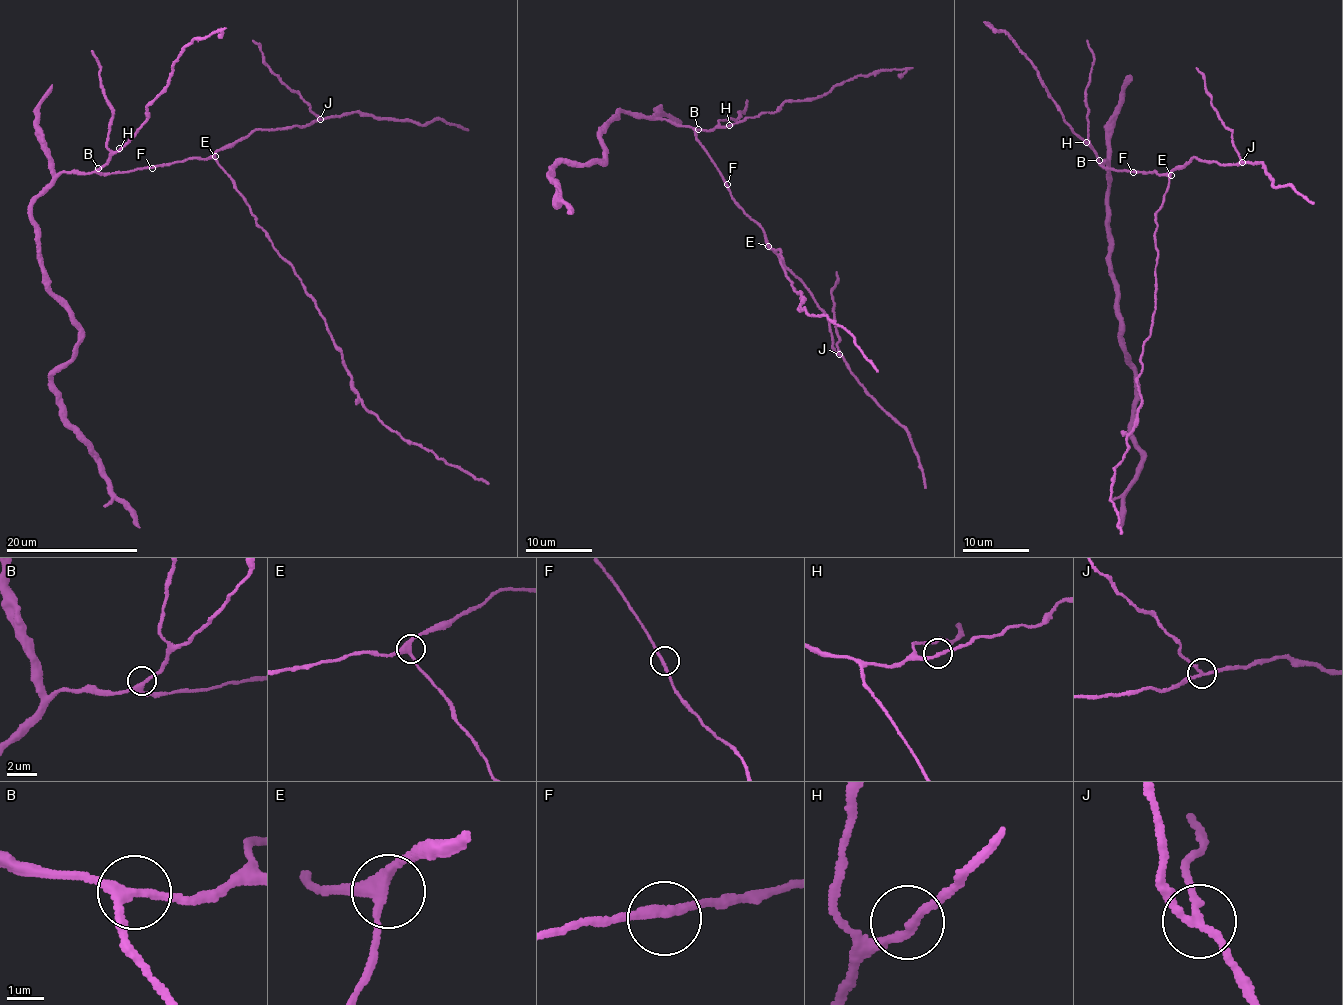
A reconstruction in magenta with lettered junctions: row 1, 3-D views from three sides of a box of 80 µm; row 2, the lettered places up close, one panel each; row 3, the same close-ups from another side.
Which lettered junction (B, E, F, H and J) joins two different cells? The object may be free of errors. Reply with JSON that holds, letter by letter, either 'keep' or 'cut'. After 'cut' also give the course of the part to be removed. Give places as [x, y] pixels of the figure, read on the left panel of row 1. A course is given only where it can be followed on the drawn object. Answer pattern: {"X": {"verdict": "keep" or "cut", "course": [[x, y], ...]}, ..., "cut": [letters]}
{"B": {"verdict": "keep"}, "E": {"verdict": "keep"}, "F": {"verdict": "keep"}, "H": {"verdict": "keep"}, "J": {"verdict": "cut", "course": [[320, 118], [311, 111], [309, 103], [270, 70], [261, 48], [252, 40]]}, "cut": ["J"]}

